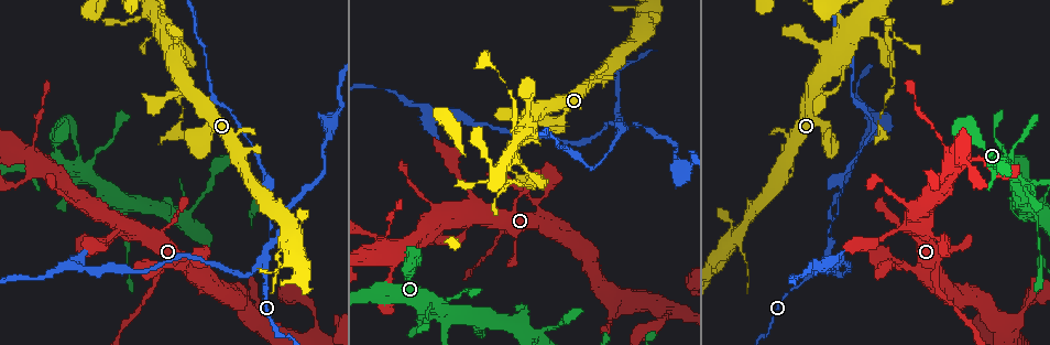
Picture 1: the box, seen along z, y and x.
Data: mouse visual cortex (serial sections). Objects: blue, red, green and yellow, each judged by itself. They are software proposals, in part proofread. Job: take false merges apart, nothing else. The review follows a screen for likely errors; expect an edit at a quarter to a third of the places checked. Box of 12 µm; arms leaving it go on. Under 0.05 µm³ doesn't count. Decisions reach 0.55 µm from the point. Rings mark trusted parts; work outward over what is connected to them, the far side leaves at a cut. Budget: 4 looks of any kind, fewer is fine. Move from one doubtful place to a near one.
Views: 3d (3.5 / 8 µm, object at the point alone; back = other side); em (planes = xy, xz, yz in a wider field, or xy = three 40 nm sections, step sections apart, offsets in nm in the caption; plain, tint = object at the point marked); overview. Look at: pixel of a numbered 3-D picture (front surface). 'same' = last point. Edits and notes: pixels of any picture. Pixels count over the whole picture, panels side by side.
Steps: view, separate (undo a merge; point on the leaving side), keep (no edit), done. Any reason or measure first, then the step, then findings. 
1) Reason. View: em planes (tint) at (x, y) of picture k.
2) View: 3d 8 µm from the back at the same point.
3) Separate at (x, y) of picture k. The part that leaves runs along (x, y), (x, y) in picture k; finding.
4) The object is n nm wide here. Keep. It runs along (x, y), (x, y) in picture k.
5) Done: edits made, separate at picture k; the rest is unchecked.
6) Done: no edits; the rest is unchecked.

Three-way junction. View: 3d 3.5 µm at (267, 261) of picture 1.

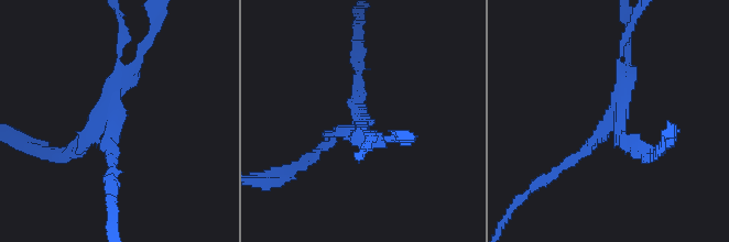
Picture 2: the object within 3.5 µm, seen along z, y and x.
3 arms meet here; the arms are 150, 150, 250 nm wide. View: em xy step 3 (tint) at (607, 121) of picture 2.

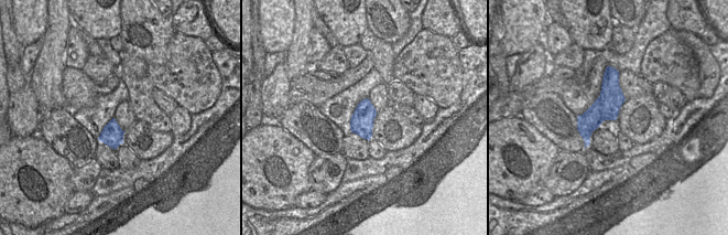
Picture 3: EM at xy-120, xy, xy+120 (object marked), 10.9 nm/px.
Separate at (78, 154) of picture 2. Two cells meet here.

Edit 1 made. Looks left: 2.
Thick turns thin. View: 3d 3.5 µm at (421, 318) of picture 1.

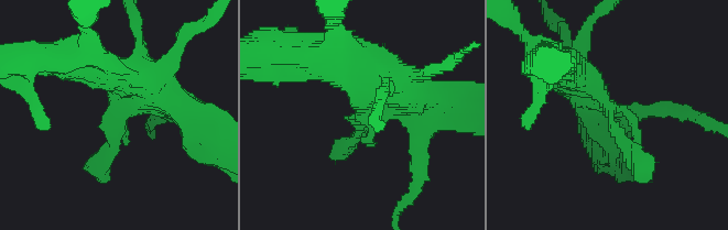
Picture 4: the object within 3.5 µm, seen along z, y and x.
View: em planes (tint) at (116, 123) of picture 4.

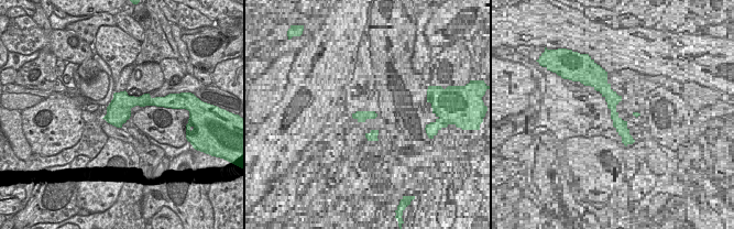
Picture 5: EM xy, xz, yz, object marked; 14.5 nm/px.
Keep. It runs along (564, 72), (652, 166) in picture 4; all the same cell.

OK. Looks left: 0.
Done: edits made, separate at picture 2; the rest is unchecked.

